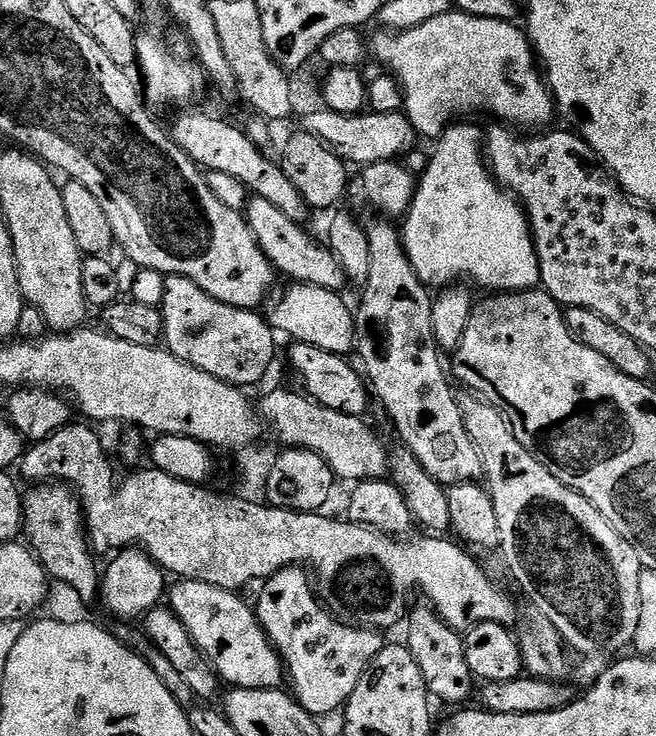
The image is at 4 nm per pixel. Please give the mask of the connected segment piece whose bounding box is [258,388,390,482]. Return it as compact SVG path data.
M276 388L273 392L266 393L260 404L258 400L258 412L263 423L272 427L272 432L281 440L281 445L309 448L328 463L337 481L383 480L389 475L389 449L384 449L379 434L367 424L367 419L330 410L297 392L291 392L288 388Z

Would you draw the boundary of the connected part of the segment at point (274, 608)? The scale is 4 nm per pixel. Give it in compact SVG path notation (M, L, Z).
M293 566L284 569L275 578L263 581L260 592L260 601L255 601L254 607L256 616L260 620L260 625L264 627L268 641L274 645L280 653L281 660L284 661L286 669L286 680L290 687L291 695L295 696L296 701L308 711L311 716L323 718L331 712L339 713L347 704L350 694L354 694L354 686L358 686L358 678L374 662L374 658L386 643L385 637L374 628L361 628L345 624L329 614L322 607L319 599L311 591L308 592L304 587L309 587L310 580L306 575L305 569L300 566Z

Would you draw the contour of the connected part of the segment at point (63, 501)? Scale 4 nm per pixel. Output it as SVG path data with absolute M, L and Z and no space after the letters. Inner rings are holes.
M40 482L29 488L32 489L29 492L27 489L24 496L22 529L23 535L28 535L27 543L52 580L70 584L87 606L93 605L99 599L102 576L86 535L86 521L79 495L68 485L59 482Z

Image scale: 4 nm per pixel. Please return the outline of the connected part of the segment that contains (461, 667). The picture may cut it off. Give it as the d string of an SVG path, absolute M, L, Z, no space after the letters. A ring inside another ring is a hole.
M413 607L407 613L408 640L406 639L406 646L410 654L414 654L414 662L418 662L422 670L422 678L426 678L429 693L433 697L441 696L448 704L456 704L471 694L472 684L474 685L474 677L464 653L464 636L455 632L438 615L435 608L423 607Z

